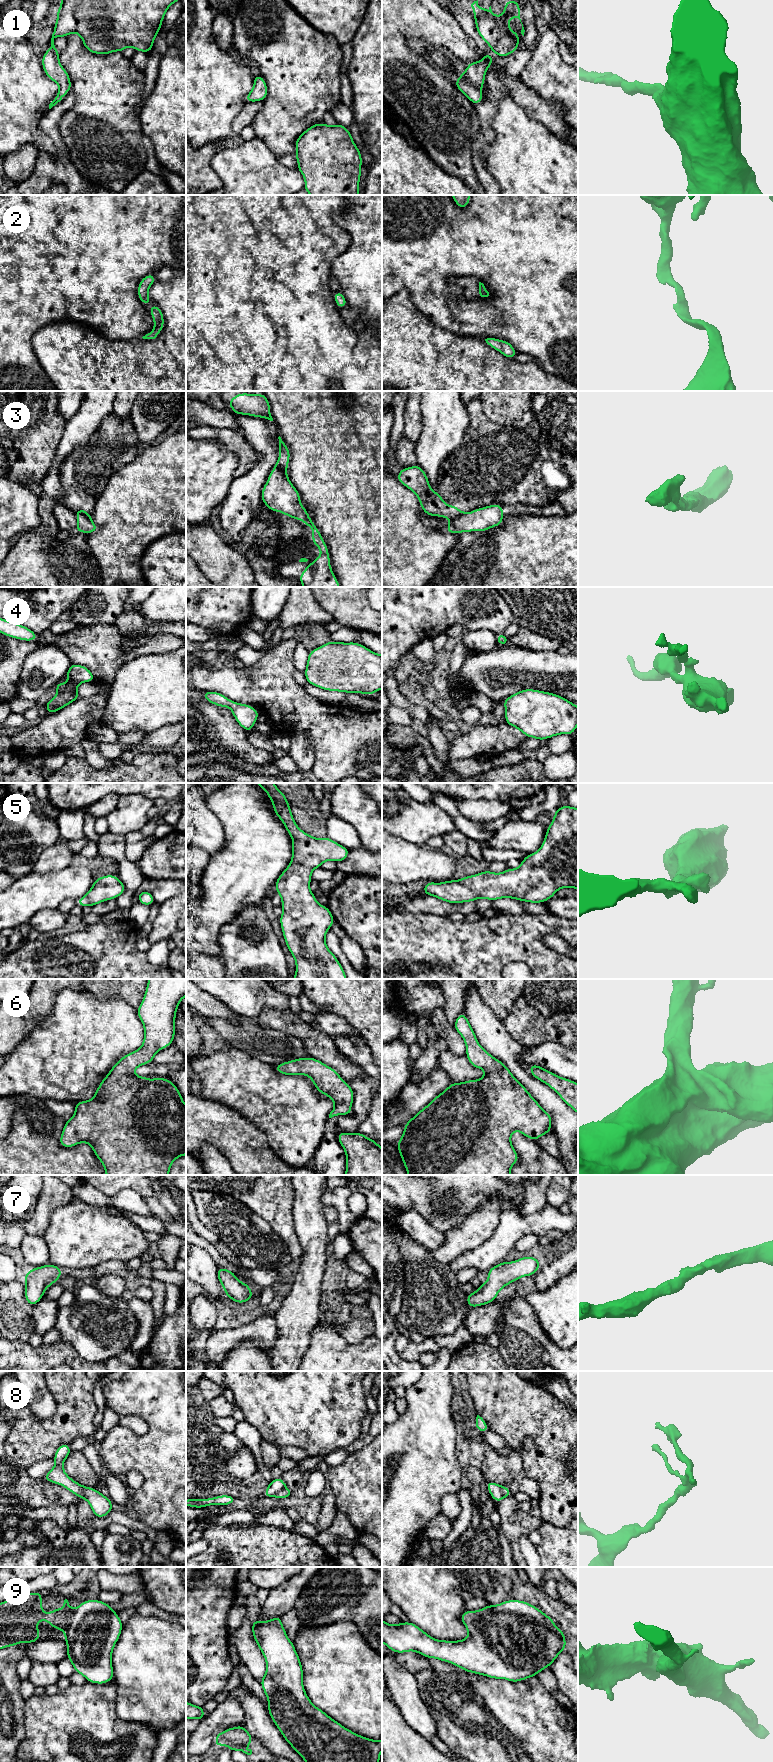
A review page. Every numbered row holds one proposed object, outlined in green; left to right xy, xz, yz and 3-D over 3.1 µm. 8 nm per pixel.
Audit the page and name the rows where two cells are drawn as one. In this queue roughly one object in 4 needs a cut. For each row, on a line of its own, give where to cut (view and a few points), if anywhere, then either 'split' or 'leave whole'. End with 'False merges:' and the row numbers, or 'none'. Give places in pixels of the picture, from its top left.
1: no cut; leave whole
2: no cut; leave whole
3: cut in xy along (76, 512), (90, 517); split
4: no cut; leave whole
5: no cut; leave whole
6: no cut; leave whole
7: no cut; leave whole
8: cut in xy along (85, 1487), (84, 1498); split
9: no cut; leave whole
False merges: 3, 8

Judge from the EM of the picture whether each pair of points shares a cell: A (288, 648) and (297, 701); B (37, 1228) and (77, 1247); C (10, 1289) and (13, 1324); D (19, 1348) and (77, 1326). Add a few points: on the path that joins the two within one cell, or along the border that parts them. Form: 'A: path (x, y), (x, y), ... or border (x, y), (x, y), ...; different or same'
A: path (285, 661), (285, 688); same
B: border (54, 1210), (43, 1236); different
C: path (12, 1298), (13, 1315); same
D: border (61, 1339), (68, 1342), (79, 1354); different

